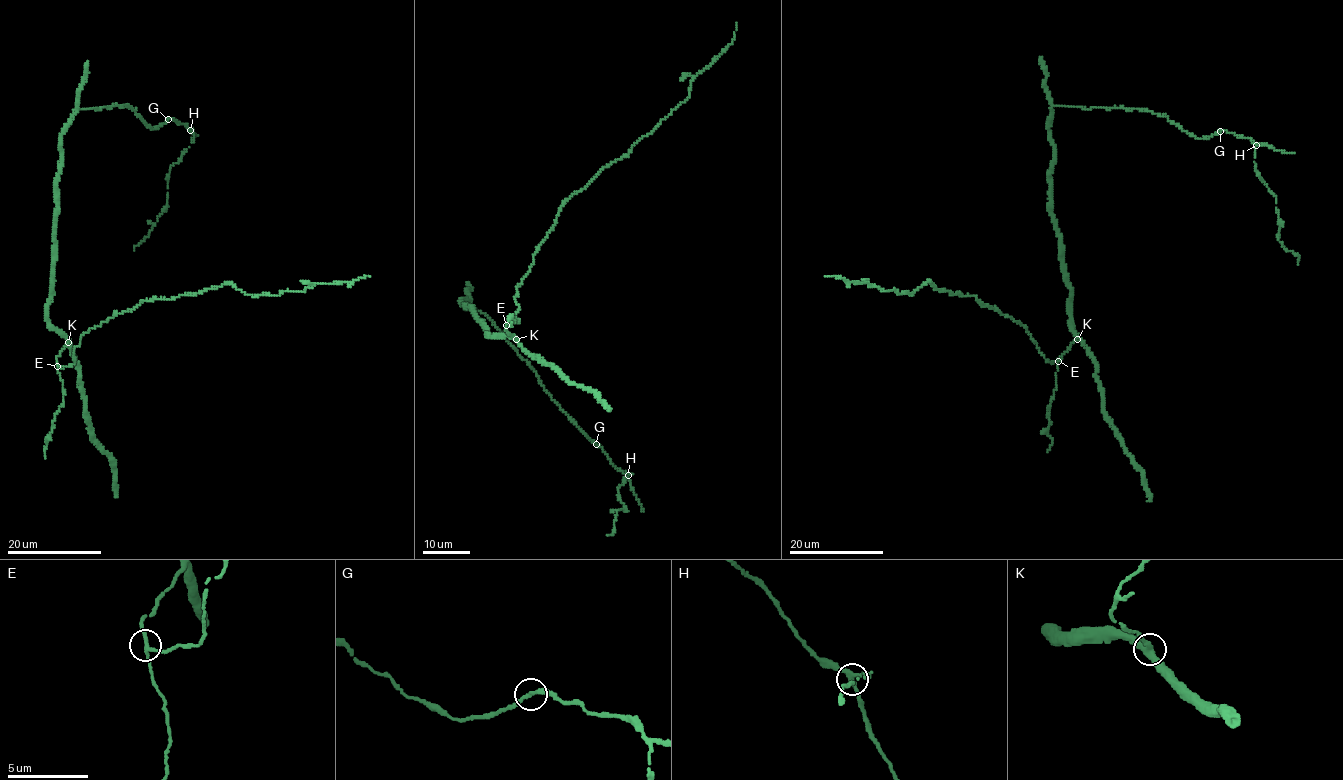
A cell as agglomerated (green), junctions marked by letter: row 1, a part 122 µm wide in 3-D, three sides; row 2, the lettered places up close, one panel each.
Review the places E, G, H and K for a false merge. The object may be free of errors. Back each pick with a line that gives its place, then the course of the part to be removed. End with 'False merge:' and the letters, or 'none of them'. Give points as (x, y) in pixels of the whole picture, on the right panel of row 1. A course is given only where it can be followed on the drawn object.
False merge: none of them

